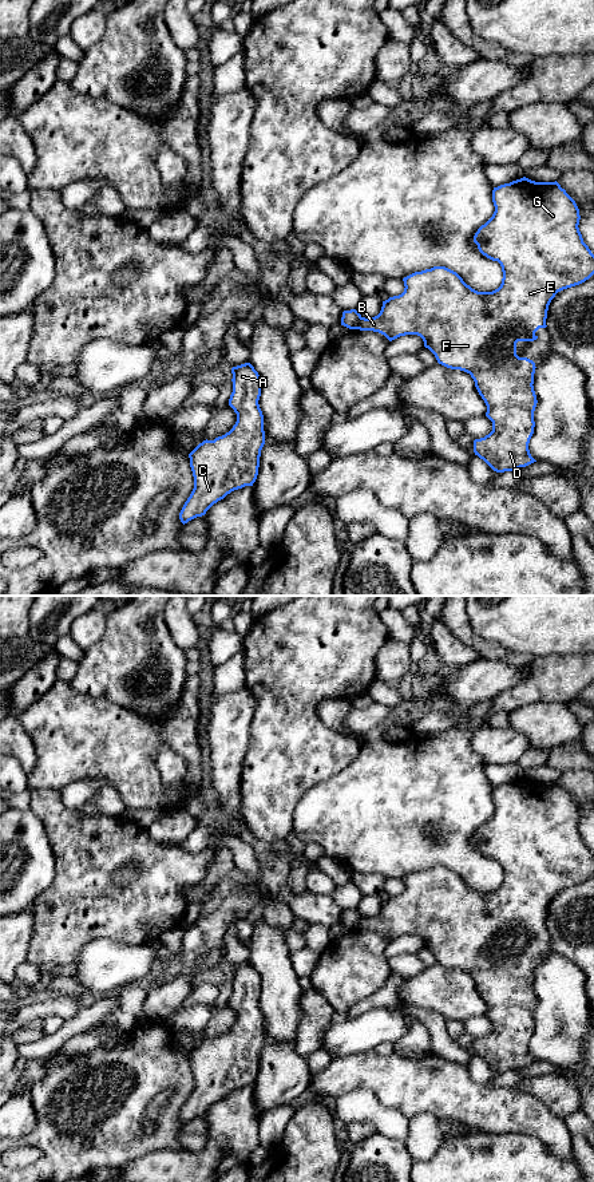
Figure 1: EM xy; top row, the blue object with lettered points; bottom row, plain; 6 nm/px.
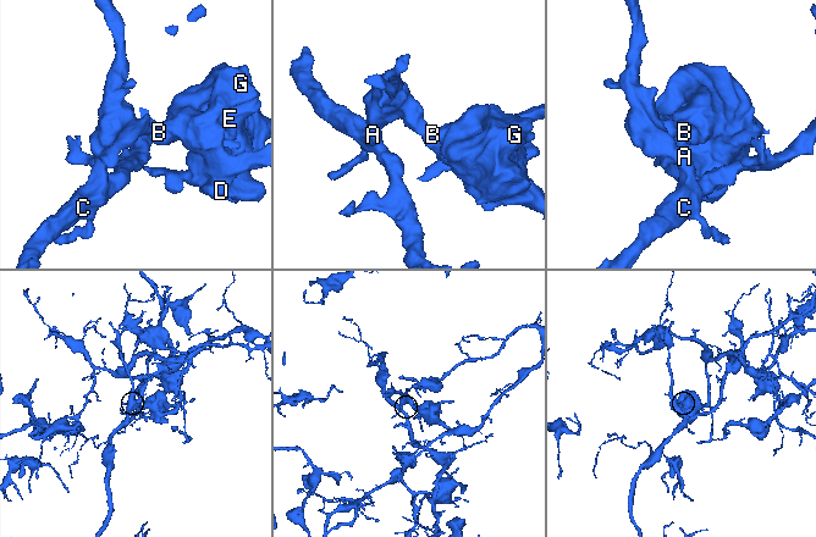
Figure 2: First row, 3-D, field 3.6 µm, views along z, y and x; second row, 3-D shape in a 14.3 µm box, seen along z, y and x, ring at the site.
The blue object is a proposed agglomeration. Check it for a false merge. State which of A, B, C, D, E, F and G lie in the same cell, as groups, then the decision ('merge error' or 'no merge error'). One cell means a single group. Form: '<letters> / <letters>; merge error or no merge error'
A C / B D E F G; merge error

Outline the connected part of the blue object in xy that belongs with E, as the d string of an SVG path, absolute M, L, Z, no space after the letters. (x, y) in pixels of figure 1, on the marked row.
M523 177L494 187L492 202L495 212L478 229L474 242L483 256L500 264L503 278L498 289L478 292L467 285L456 272L446 266L433 266L404 277L404 292L383 301L380 313L371 319L363 317L356 329L379 332L389 341L405 335L417 335L439 364L470 373L487 406L486 416L492 422L492 431L474 440L474 452L494 471L504 473L516 471L536 462L528 450L538 403L532 386L536 367L532 360L516 355L516 343L538 339L535 332L547 327L547 311L555 294L585 282L594 274L594 254L583 242L579 232L581 216L575 201L557 181L535 182Z

